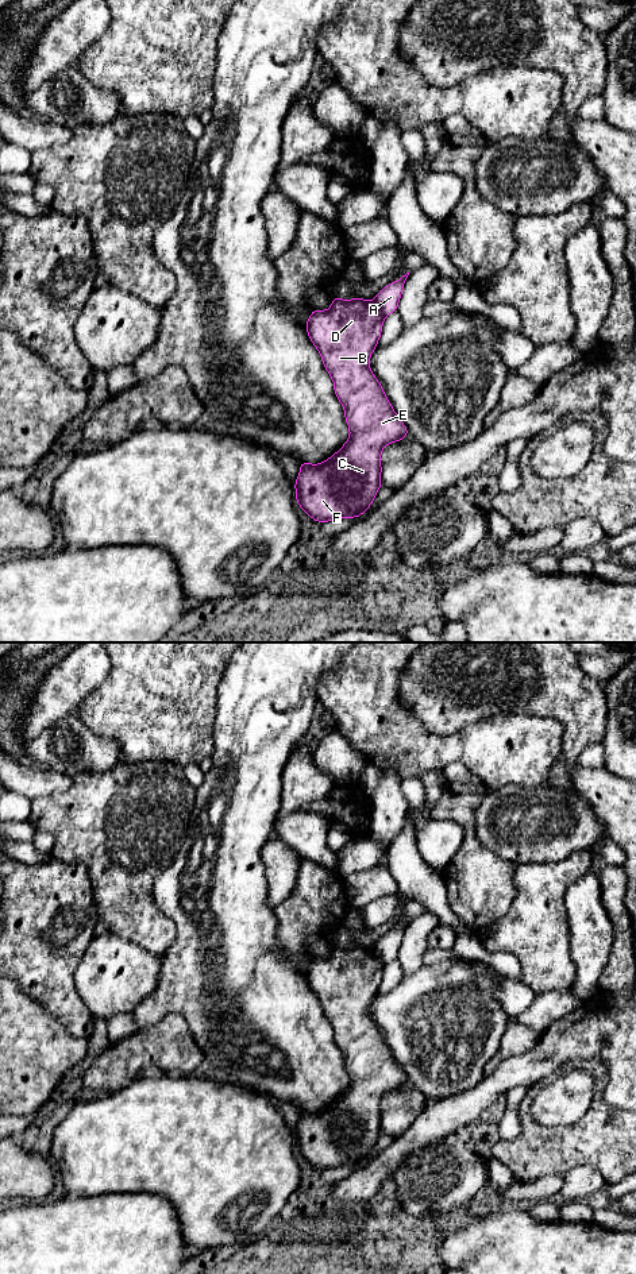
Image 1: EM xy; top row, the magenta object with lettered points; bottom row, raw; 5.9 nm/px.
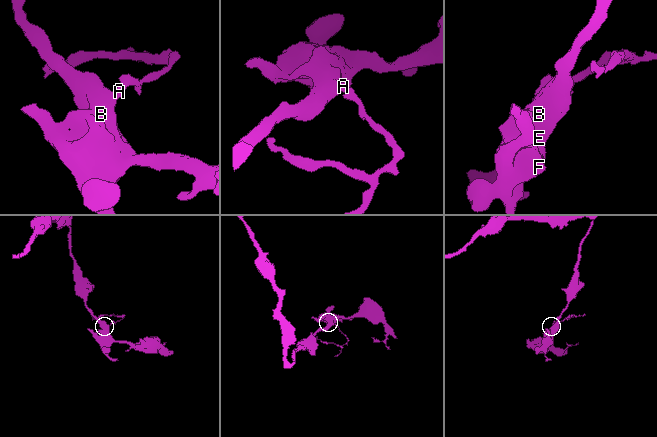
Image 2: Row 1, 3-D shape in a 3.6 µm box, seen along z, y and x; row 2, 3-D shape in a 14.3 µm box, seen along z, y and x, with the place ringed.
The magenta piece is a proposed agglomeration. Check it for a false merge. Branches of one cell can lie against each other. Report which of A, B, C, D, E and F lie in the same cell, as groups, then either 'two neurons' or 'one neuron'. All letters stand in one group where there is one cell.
A / B C D E F | two neurons

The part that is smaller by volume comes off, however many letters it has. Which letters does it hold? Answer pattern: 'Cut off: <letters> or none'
Cut off: A

